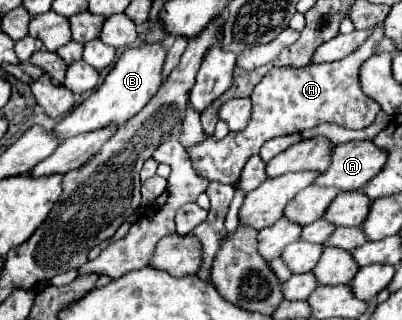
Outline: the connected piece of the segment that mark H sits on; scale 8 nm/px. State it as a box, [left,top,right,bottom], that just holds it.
[188,23,384,185]

